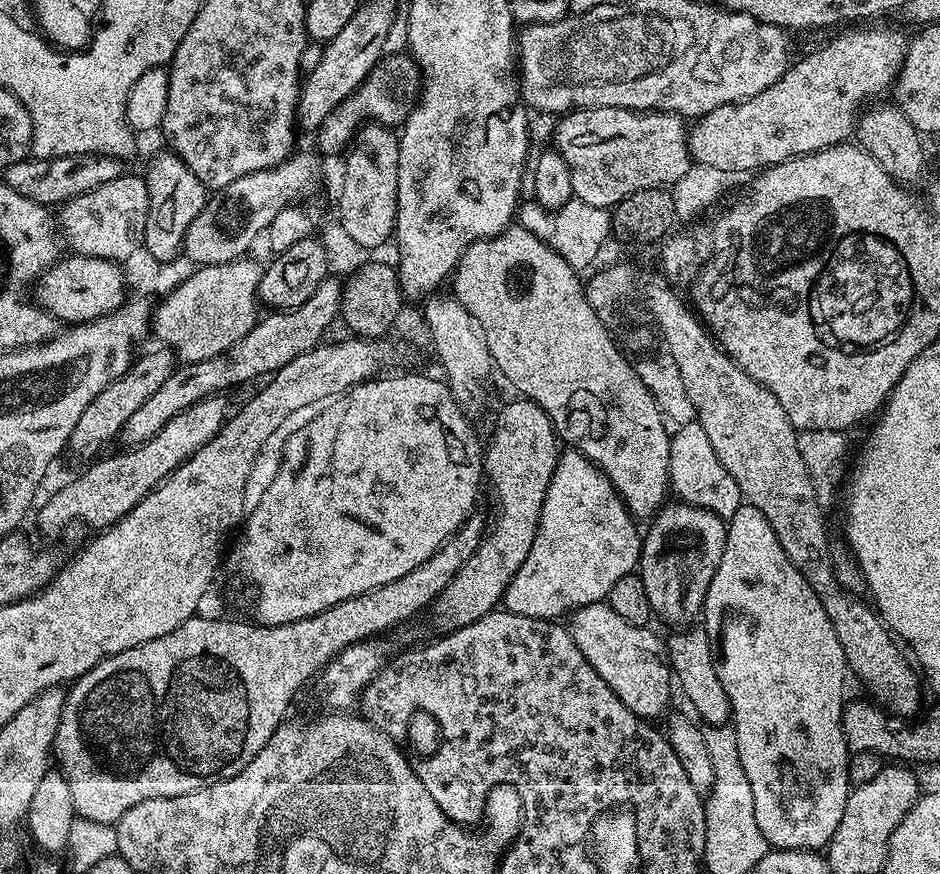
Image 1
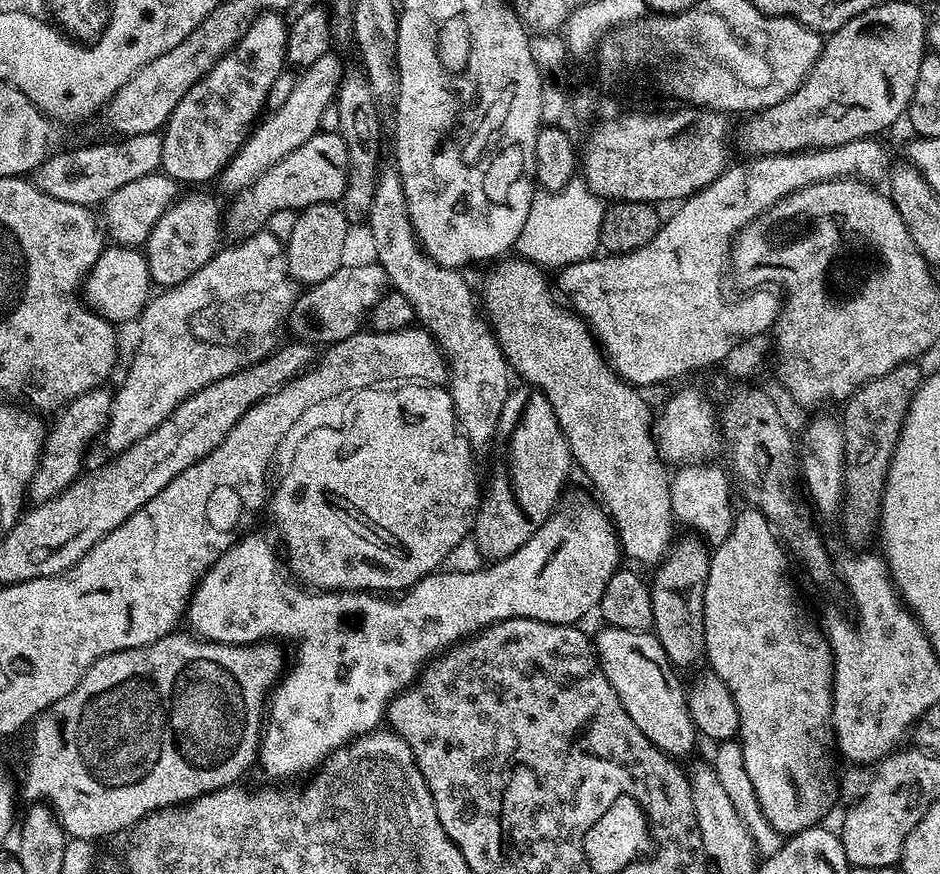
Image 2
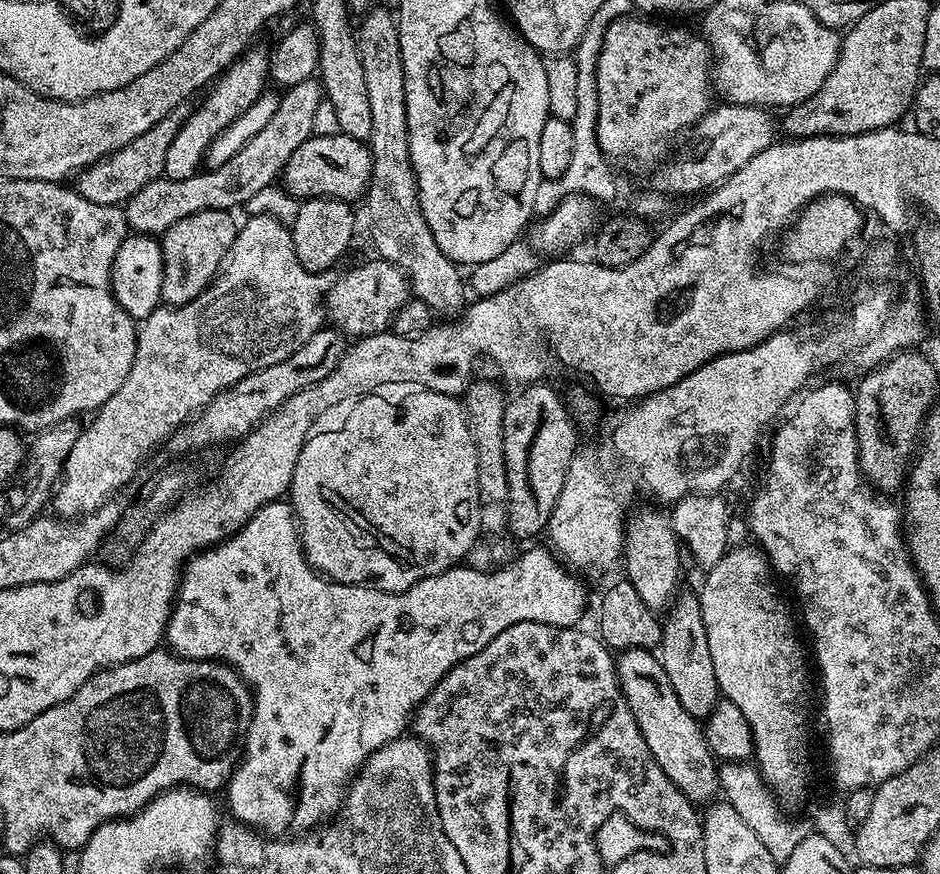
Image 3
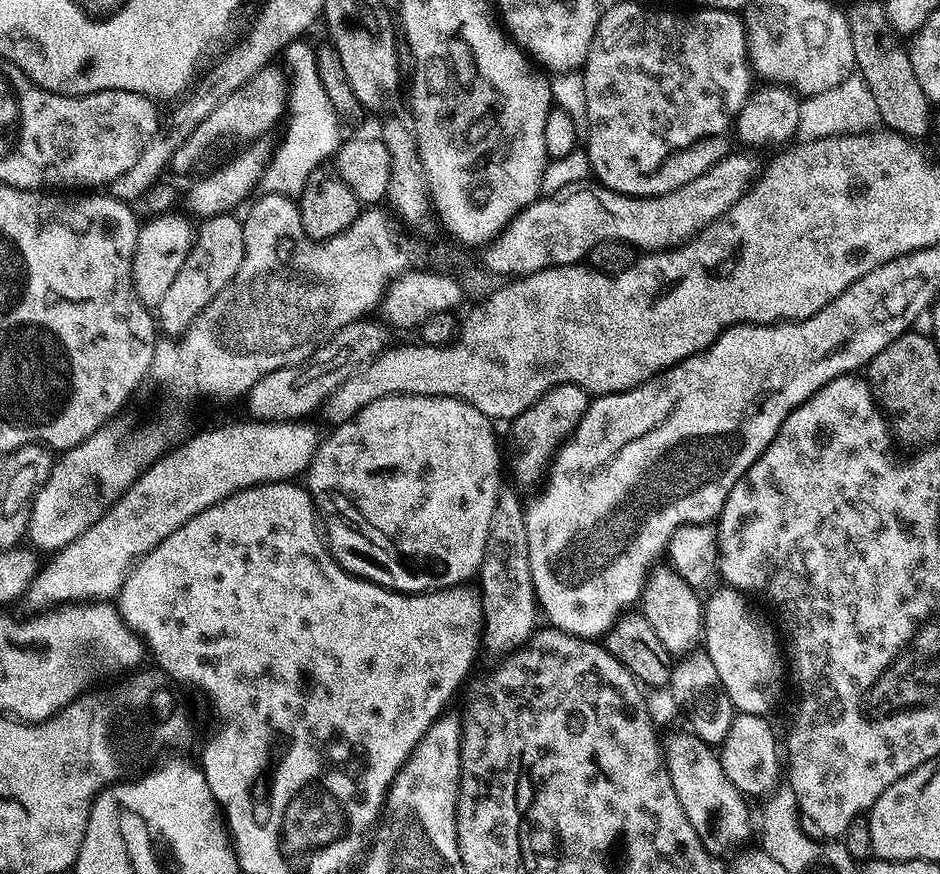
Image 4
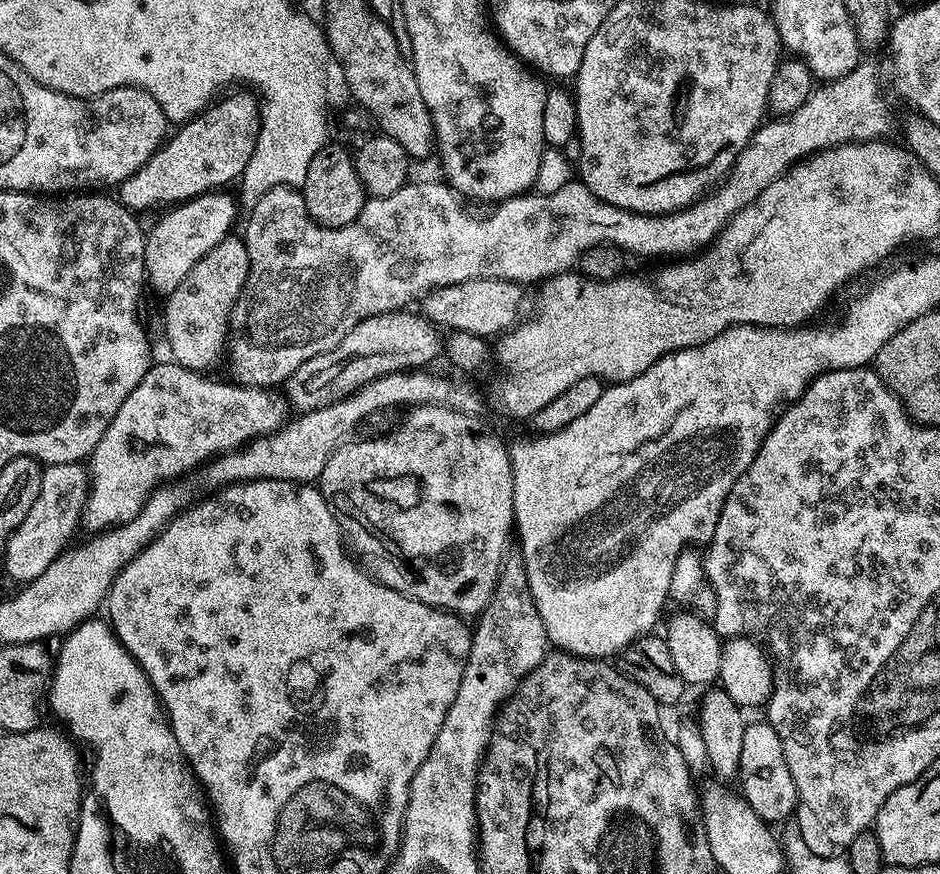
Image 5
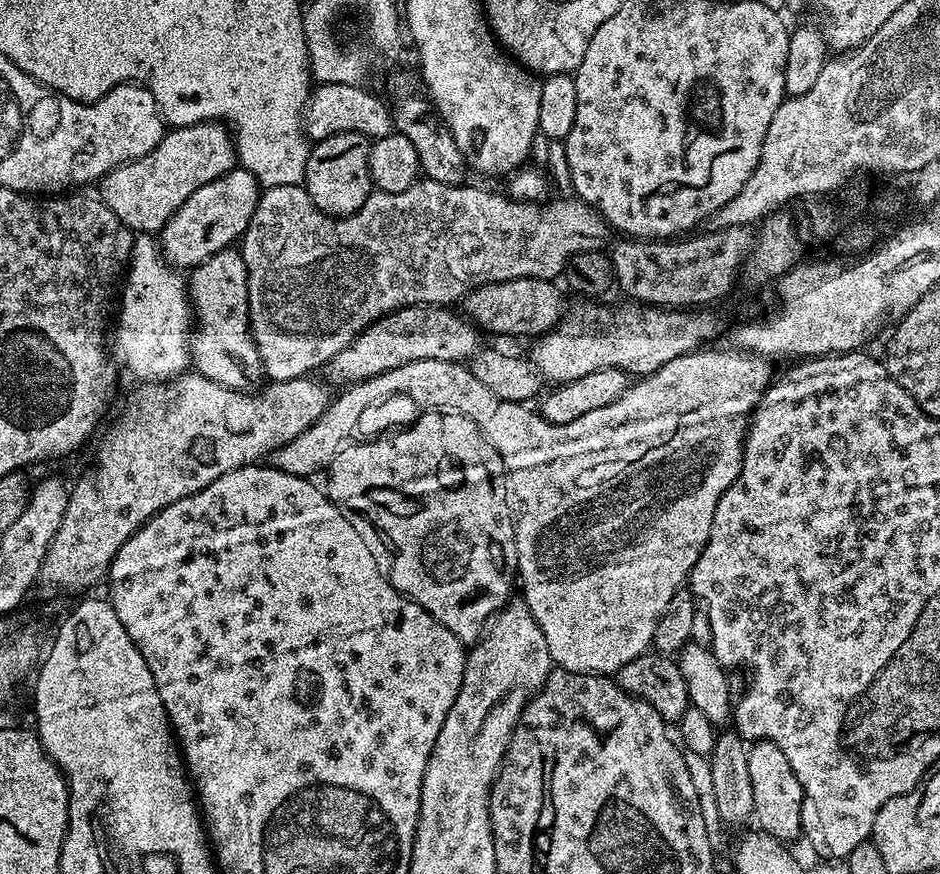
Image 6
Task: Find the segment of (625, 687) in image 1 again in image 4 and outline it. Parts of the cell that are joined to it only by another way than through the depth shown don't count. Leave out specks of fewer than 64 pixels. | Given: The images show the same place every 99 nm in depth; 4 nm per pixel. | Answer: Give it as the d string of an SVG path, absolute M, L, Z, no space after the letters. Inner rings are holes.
M683 731L673 736L665 735L662 740L664 765L668 767L674 794L678 794L682 810L686 810L686 818L690 818L690 826L694 826L698 838L702 838L702 846L713 854L731 853L740 846L735 844L742 843L748 831L754 828L754 824L752 826L748 821L749 801L744 793L734 787L730 778L726 778L717 749L699 740L695 732Z

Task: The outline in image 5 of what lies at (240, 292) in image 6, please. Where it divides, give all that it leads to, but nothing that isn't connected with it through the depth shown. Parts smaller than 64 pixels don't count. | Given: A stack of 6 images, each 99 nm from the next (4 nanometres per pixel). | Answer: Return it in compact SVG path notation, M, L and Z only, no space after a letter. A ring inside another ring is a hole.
M229 234L196 263L194 270L190 270L190 274L180 283L178 290L174 290L163 301L164 336L168 339L168 348L172 351L171 359L175 363L183 368L204 370L207 364L215 362L219 354L221 357L232 307L236 304L236 299L240 296L242 286L246 282L249 266L250 258L243 239L239 235Z

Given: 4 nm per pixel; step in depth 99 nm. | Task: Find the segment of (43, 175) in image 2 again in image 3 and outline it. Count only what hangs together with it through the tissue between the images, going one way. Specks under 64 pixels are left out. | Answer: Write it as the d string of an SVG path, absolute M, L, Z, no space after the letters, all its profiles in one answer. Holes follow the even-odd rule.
M187 103L179 104L174 110L170 110L170 114L166 114L166 118L162 118L162 122L154 122L154 126L146 130L146 134L138 134L138 138L122 146L122 150L114 150L114 154L94 162L88 168L83 168L75 177L76 181L74 180L76 193L95 204L120 206L138 190L142 190L142 186L161 179L164 176L166 150L170 150L170 142L174 142L174 134L182 130L189 111Z

